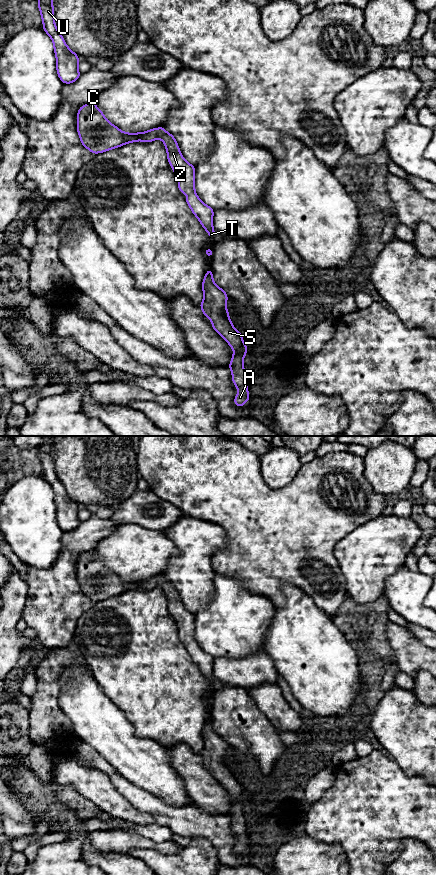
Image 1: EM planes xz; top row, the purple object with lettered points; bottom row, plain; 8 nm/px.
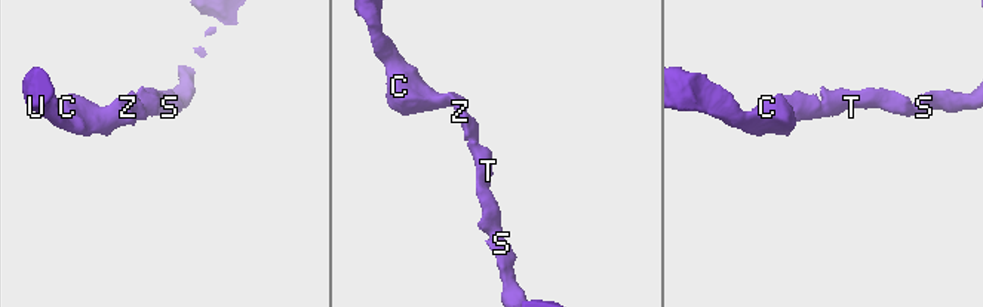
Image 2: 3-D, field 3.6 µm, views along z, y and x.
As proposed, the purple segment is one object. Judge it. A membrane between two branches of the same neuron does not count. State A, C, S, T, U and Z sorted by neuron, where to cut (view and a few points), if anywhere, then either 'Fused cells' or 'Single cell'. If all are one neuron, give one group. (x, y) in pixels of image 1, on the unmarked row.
Groups: A C S T U Z. No split. Single cell

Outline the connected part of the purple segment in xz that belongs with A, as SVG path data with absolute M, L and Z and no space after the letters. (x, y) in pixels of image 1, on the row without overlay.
M211 716L205 722L202 730L202 739L204 747L199 754L204 764L211 768L213 777L234 798L228 815L231 817L232 830L238 837L238 841L234 846L234 852L237 855L243 855L250 848L247 823L243 814L247 793L243 789L242 781L235 777L229 766L229 759L226 757L227 741L215 732Z

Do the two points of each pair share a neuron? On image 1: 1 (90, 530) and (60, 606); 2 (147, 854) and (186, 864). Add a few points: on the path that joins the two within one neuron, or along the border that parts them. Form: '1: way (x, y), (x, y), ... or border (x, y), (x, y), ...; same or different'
1: way (72, 549), (60, 579), (60, 587); same
2: way (157, 861), (161, 864), (176, 864); same

